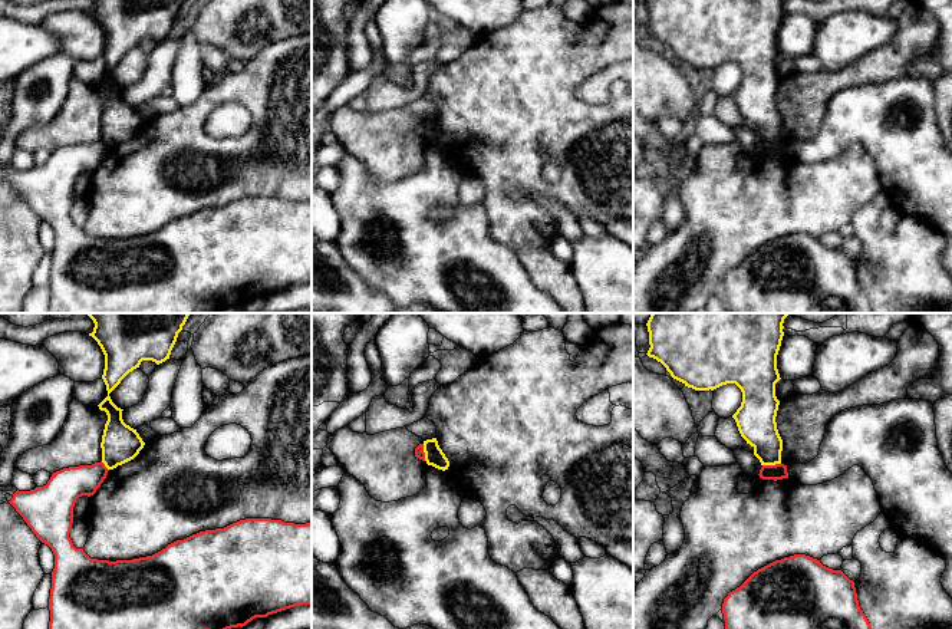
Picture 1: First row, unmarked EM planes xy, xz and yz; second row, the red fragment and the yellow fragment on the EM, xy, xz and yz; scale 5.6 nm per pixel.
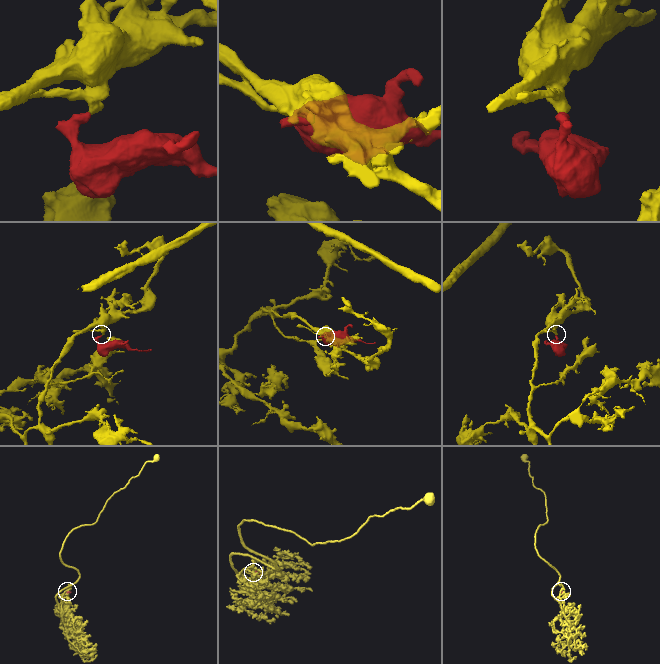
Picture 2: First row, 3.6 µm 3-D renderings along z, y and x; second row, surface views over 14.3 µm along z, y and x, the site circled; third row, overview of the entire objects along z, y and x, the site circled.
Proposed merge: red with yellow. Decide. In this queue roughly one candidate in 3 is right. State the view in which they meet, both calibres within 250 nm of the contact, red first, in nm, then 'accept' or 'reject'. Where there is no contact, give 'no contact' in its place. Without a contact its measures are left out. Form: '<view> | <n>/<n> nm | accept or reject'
yz | 90/220 nm | reject

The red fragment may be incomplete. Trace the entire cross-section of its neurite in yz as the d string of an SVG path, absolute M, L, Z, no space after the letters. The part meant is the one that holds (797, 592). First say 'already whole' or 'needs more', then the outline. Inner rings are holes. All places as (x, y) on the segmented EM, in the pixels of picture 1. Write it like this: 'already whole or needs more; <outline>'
already whole; M806 554L754 572L722 603L725 629L870 629L854 582Z

